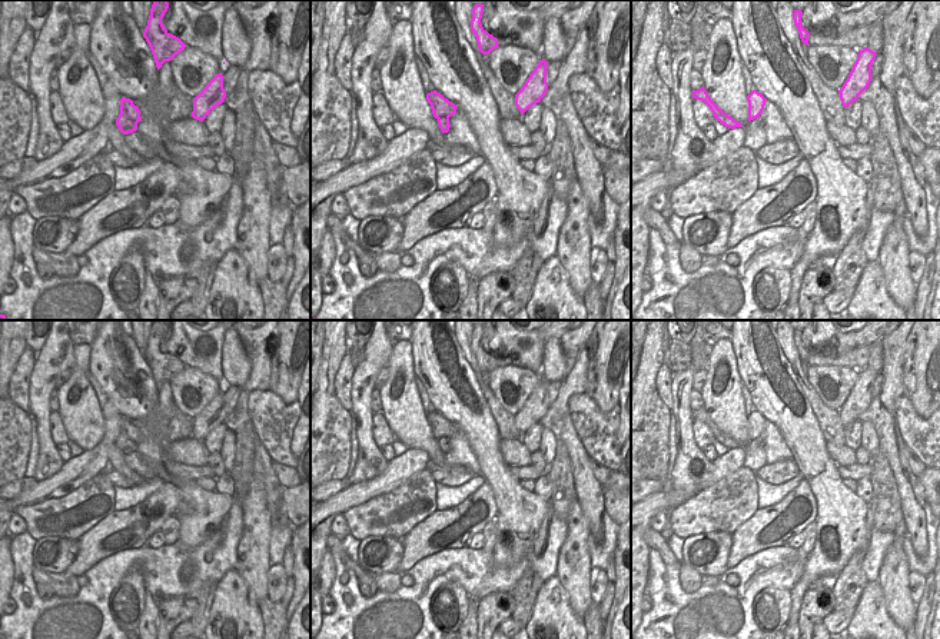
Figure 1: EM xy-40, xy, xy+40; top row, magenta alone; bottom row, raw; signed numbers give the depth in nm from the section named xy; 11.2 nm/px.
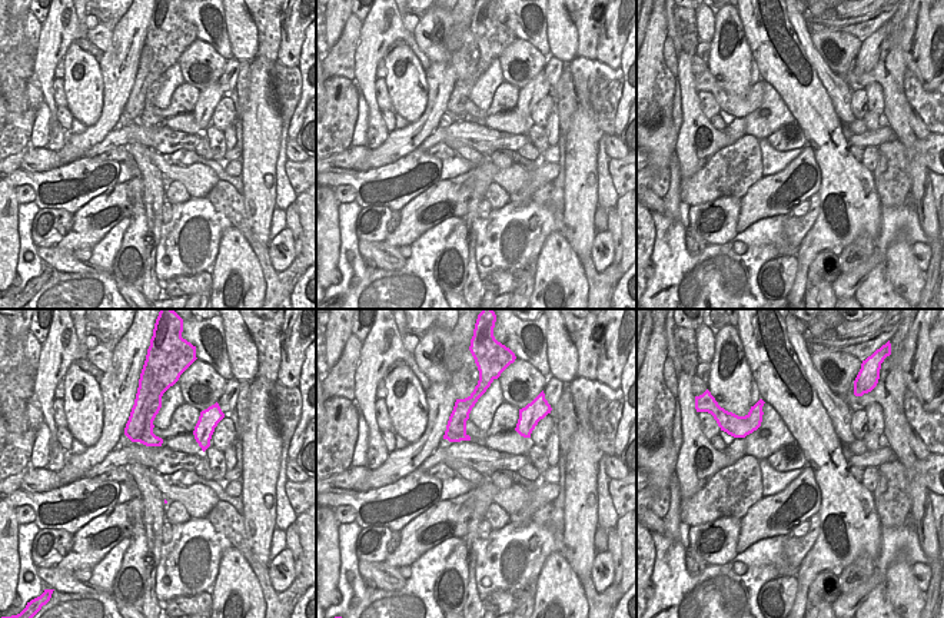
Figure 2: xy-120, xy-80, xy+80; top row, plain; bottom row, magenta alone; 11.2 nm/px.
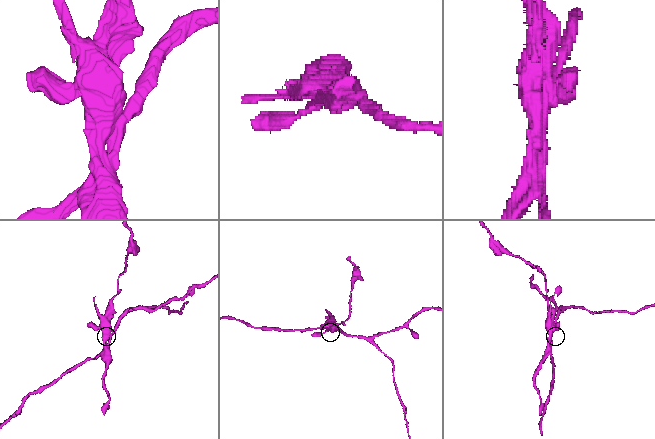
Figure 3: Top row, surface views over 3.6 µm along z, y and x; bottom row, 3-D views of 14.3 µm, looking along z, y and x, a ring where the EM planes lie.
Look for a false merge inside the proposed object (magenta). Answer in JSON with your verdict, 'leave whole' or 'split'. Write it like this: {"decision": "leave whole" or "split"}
{"decision": "split"}

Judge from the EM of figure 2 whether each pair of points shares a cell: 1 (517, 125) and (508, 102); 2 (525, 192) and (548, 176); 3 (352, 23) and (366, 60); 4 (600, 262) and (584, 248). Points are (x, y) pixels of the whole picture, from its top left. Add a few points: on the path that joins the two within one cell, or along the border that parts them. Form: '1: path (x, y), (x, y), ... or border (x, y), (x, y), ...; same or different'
1: border (514, 108), (489, 115), (484, 125); different
2: path (531, 186), (542, 176); same
3: border (362, 23), (354, 72); different
4: border (597, 233), (590, 255); different

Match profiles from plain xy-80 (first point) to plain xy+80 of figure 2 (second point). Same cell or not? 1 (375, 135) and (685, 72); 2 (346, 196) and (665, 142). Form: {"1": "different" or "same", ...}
{"1": "same", "2": "same"}

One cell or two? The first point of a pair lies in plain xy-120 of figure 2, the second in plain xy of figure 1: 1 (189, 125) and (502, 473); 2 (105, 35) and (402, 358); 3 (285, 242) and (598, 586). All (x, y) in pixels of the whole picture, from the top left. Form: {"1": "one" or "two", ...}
{"1": "two", "2": "two", "3": "one"}

